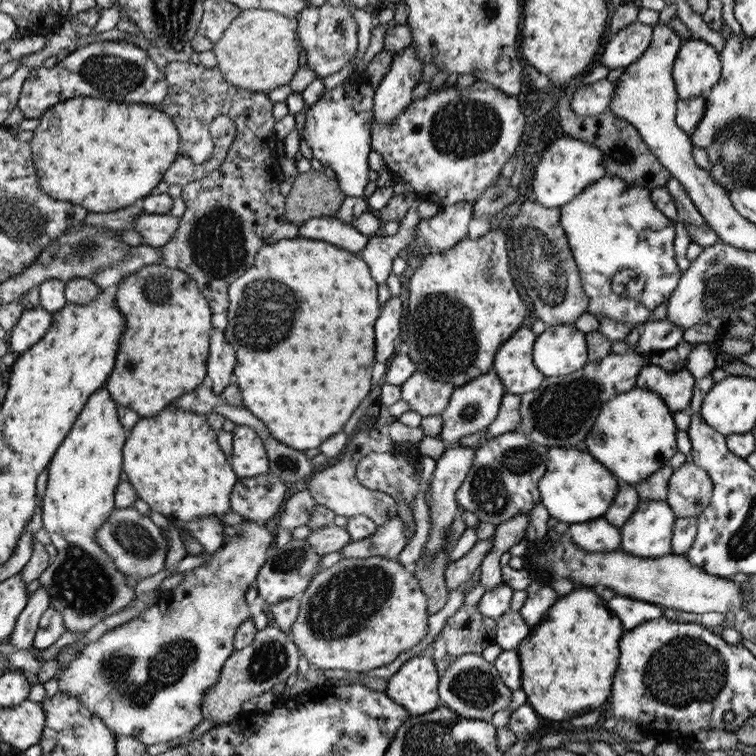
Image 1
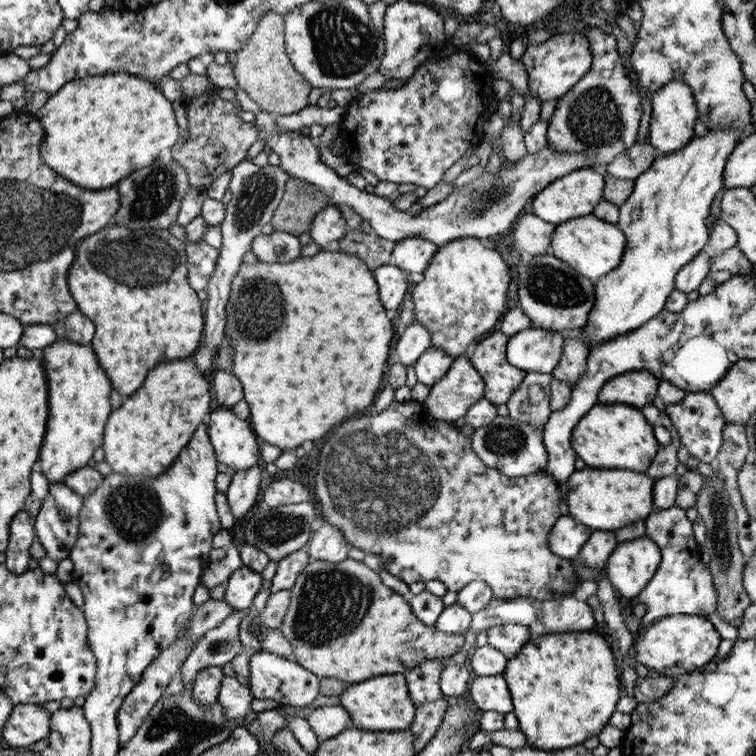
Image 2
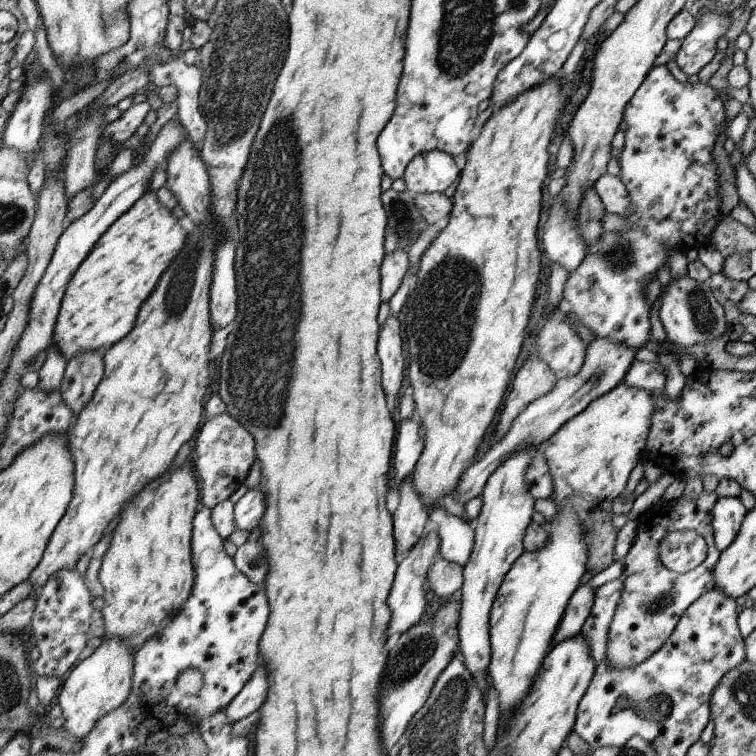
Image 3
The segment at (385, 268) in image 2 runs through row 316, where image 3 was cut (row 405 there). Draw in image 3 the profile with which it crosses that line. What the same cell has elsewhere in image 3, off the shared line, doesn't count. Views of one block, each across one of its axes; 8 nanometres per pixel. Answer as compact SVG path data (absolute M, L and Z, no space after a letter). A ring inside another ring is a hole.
M390 313L386 324L380 330L378 338L378 356L382 362L382 386L386 392L386 402L390 410L398 407L400 388L404 380L404 356L402 356L402 338L400 337L400 321L398 316Z

